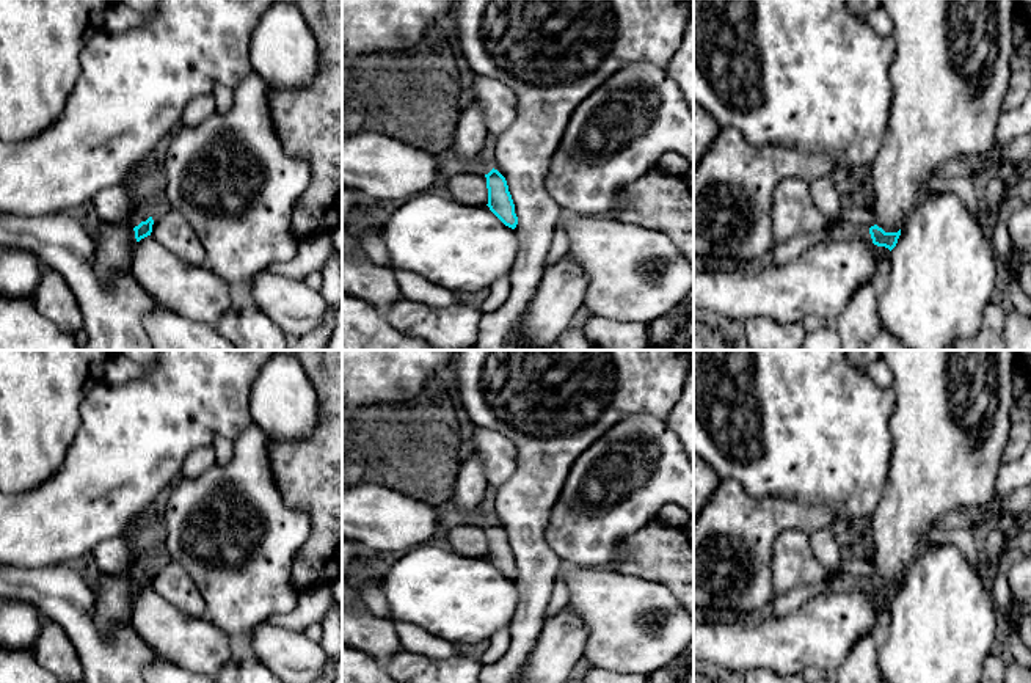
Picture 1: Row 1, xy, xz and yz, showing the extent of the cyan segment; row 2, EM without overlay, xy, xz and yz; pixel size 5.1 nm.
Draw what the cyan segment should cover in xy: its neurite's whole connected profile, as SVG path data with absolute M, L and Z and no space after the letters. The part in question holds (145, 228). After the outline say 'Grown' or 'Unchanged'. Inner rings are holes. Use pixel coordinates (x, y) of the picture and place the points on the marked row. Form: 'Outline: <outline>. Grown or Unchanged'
Outline: M135 209L130 215L130 220L132 220L132 226L133 226L133 231L135 231L137 242L151 236L154 220L148 214L146 209Z. Grown

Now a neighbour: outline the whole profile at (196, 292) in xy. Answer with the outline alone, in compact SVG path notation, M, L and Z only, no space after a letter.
M152 236L135 243L130 273L152 300L190 320L217 325L237 300L220 275L179 259Z

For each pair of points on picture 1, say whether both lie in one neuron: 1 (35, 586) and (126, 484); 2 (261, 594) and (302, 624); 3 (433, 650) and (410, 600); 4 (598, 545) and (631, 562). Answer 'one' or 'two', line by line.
1: two
2: two
3: two
4: two

